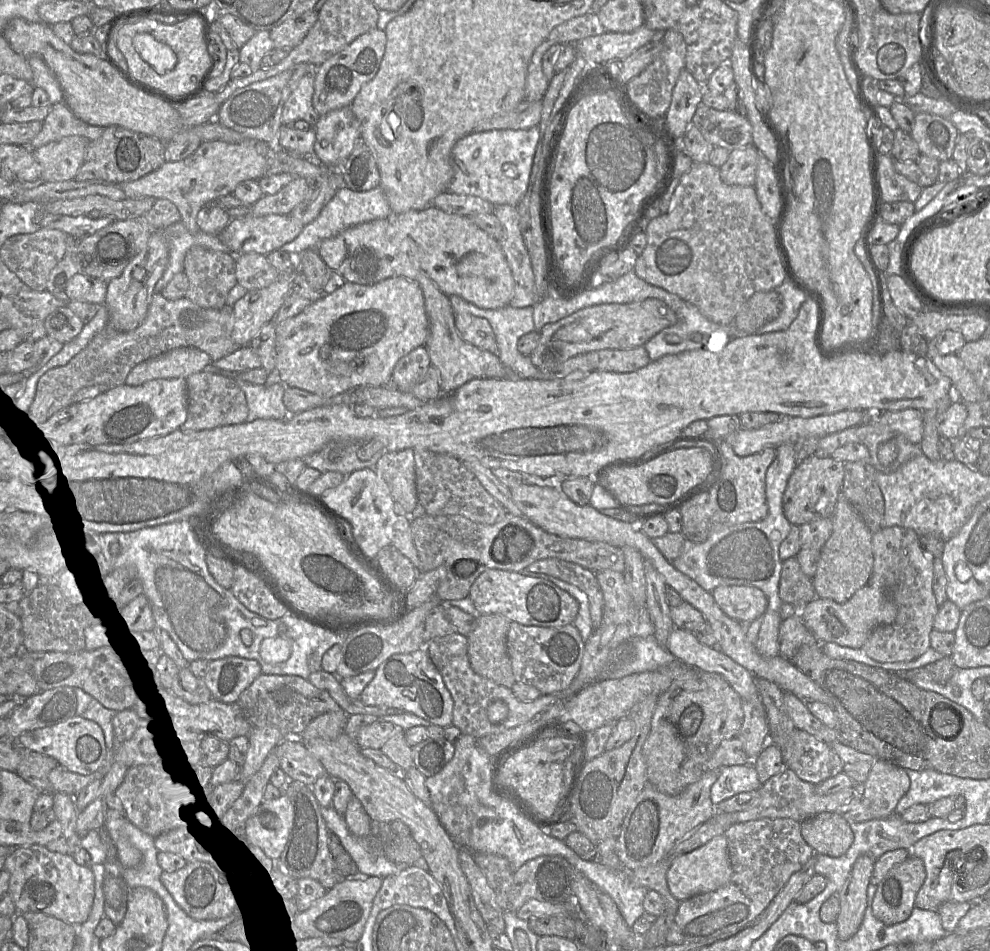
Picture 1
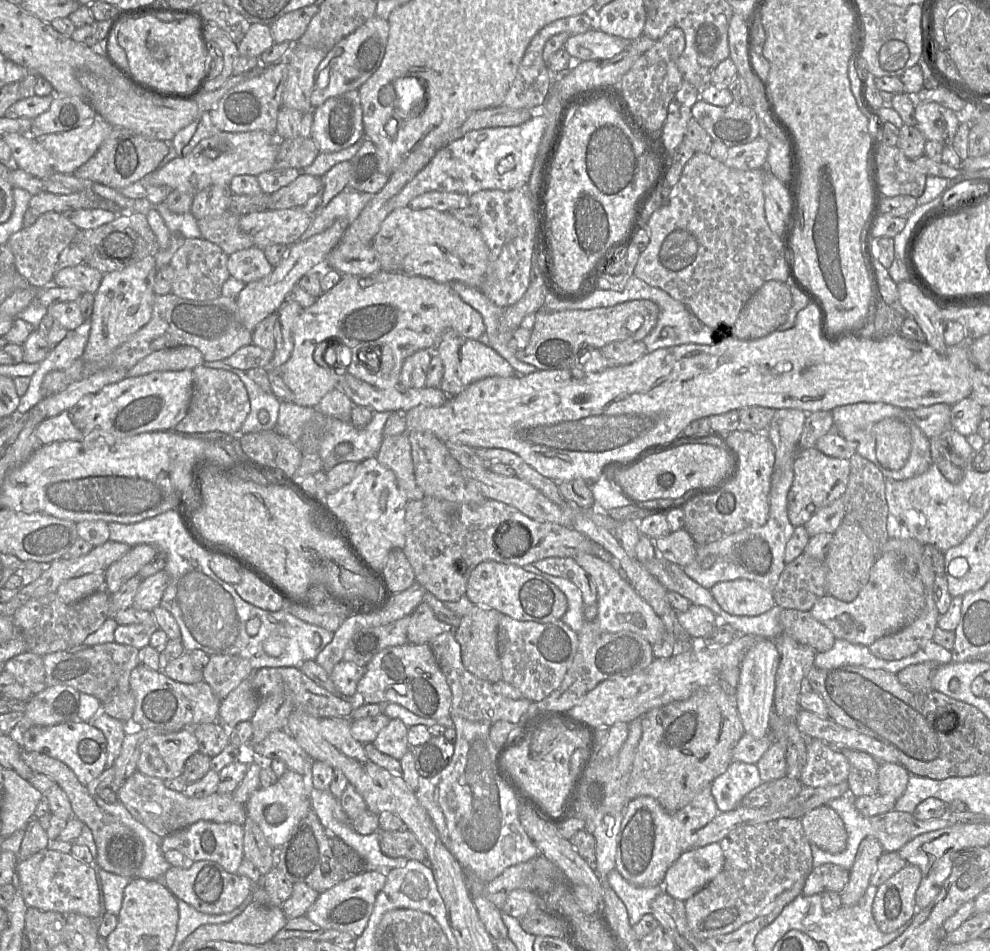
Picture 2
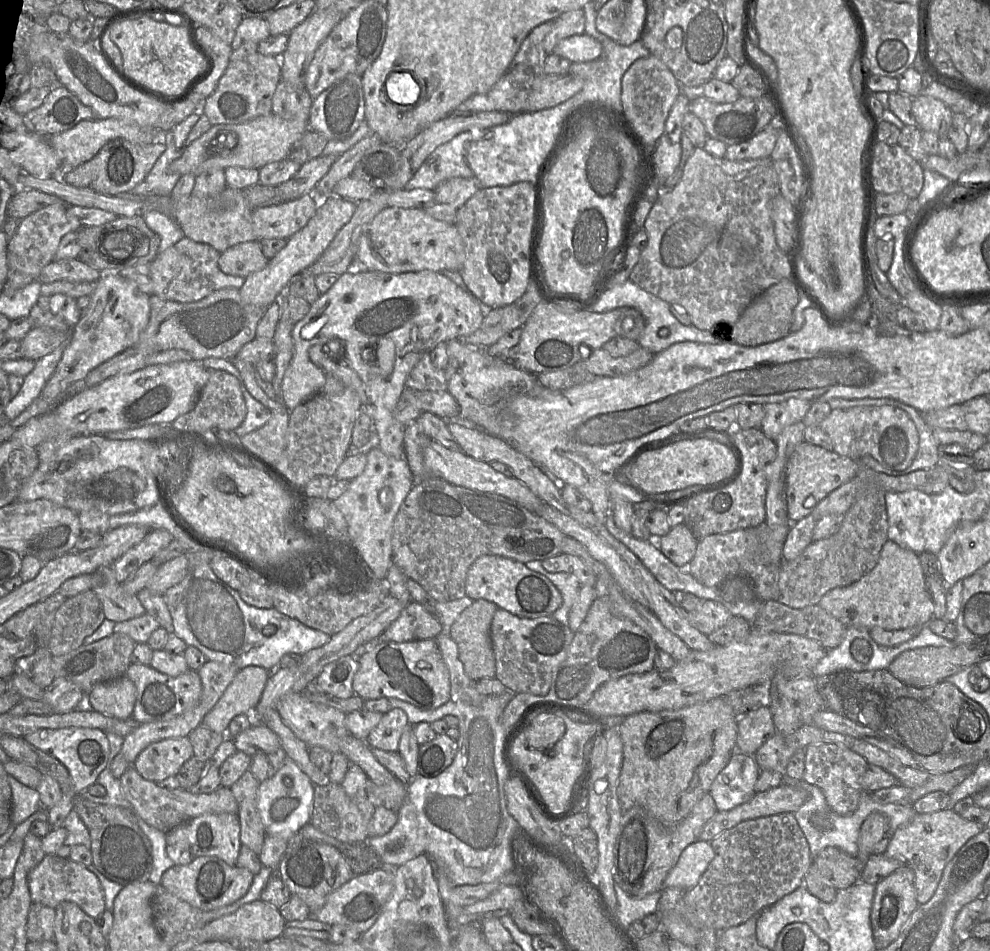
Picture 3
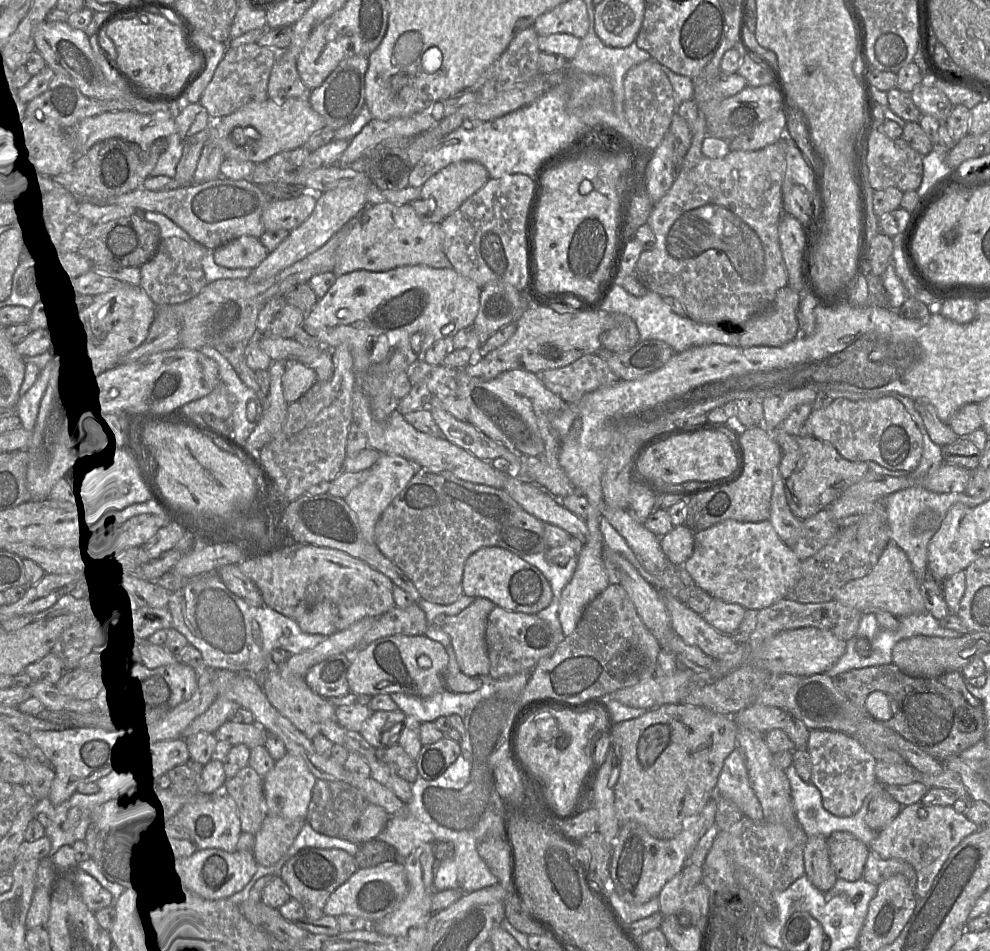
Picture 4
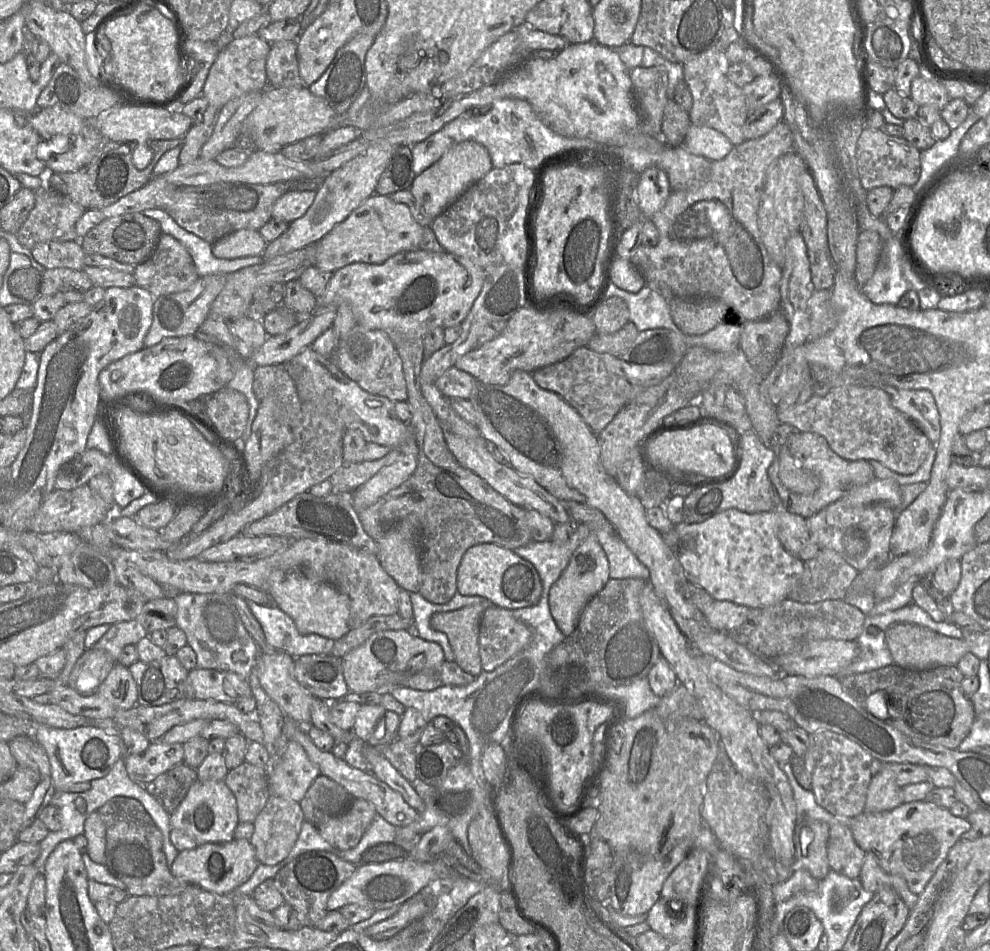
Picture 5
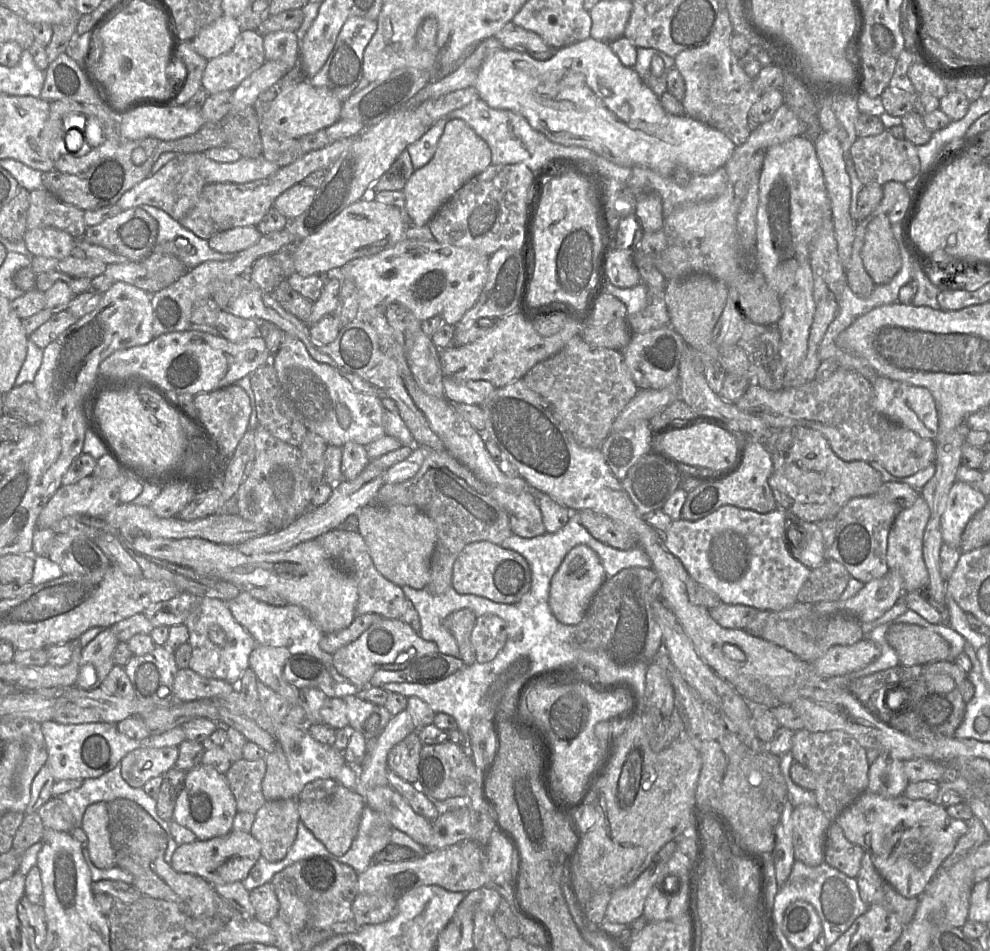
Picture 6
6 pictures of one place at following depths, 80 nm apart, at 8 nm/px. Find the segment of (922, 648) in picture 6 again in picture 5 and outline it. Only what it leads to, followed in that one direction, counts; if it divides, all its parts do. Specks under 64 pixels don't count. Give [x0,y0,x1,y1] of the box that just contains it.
[886,623,968,670]

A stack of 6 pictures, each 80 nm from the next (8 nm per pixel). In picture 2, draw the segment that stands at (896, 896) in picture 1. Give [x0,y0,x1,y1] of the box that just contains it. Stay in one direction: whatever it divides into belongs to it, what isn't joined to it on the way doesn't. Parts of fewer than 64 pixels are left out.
[872,864,921,933]

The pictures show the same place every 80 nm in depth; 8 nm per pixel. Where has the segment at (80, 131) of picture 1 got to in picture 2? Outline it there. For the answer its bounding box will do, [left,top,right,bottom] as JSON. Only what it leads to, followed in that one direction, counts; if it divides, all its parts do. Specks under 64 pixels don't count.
[30,93,98,138]

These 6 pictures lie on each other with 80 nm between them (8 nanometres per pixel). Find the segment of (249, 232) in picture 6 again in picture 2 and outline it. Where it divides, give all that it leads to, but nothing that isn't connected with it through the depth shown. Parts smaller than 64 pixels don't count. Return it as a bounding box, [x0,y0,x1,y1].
[227,245,273,284]

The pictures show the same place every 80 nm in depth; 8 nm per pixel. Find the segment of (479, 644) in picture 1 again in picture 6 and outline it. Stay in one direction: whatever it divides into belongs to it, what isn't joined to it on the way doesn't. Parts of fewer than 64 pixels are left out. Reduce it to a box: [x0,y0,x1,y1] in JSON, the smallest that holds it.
[443,609,476,665]

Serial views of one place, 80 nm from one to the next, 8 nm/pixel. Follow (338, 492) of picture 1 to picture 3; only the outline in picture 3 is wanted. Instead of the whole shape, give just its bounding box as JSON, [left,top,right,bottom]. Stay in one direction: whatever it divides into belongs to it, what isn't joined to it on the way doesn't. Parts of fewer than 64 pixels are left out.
[333,446,414,578]

